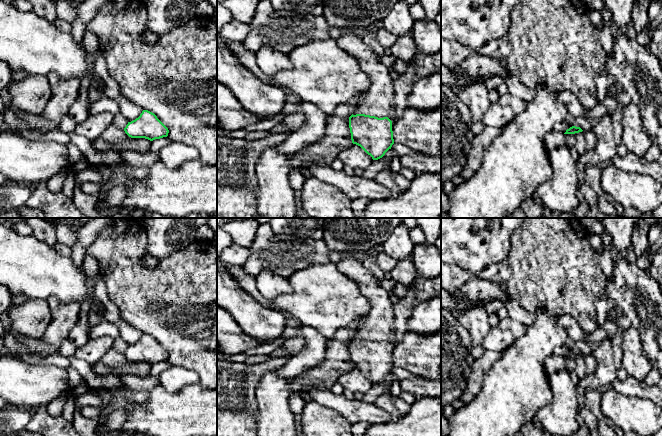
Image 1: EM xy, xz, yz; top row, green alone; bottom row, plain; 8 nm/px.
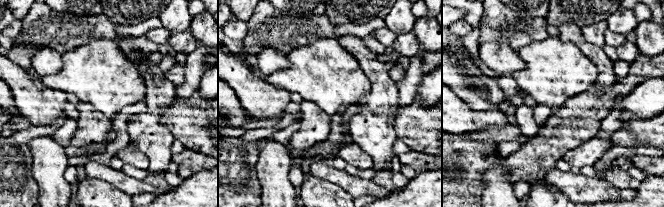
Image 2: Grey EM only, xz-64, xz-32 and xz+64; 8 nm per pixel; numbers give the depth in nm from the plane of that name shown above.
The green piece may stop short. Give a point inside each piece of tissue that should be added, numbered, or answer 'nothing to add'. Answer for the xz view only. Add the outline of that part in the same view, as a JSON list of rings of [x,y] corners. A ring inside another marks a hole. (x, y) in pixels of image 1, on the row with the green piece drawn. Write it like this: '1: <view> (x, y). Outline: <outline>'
1: xz (378, 101). Outline: [[[344,33],[336,40],[337,45],[352,54],[359,61],[361,68],[370,78],[369,90],[361,96],[358,111],[365,115],[383,118],[389,116],[395,97],[394,81],[389,75],[390,68],[380,60],[381,53],[374,52],[370,47],[363,43],[362,38],[351,34]]]

